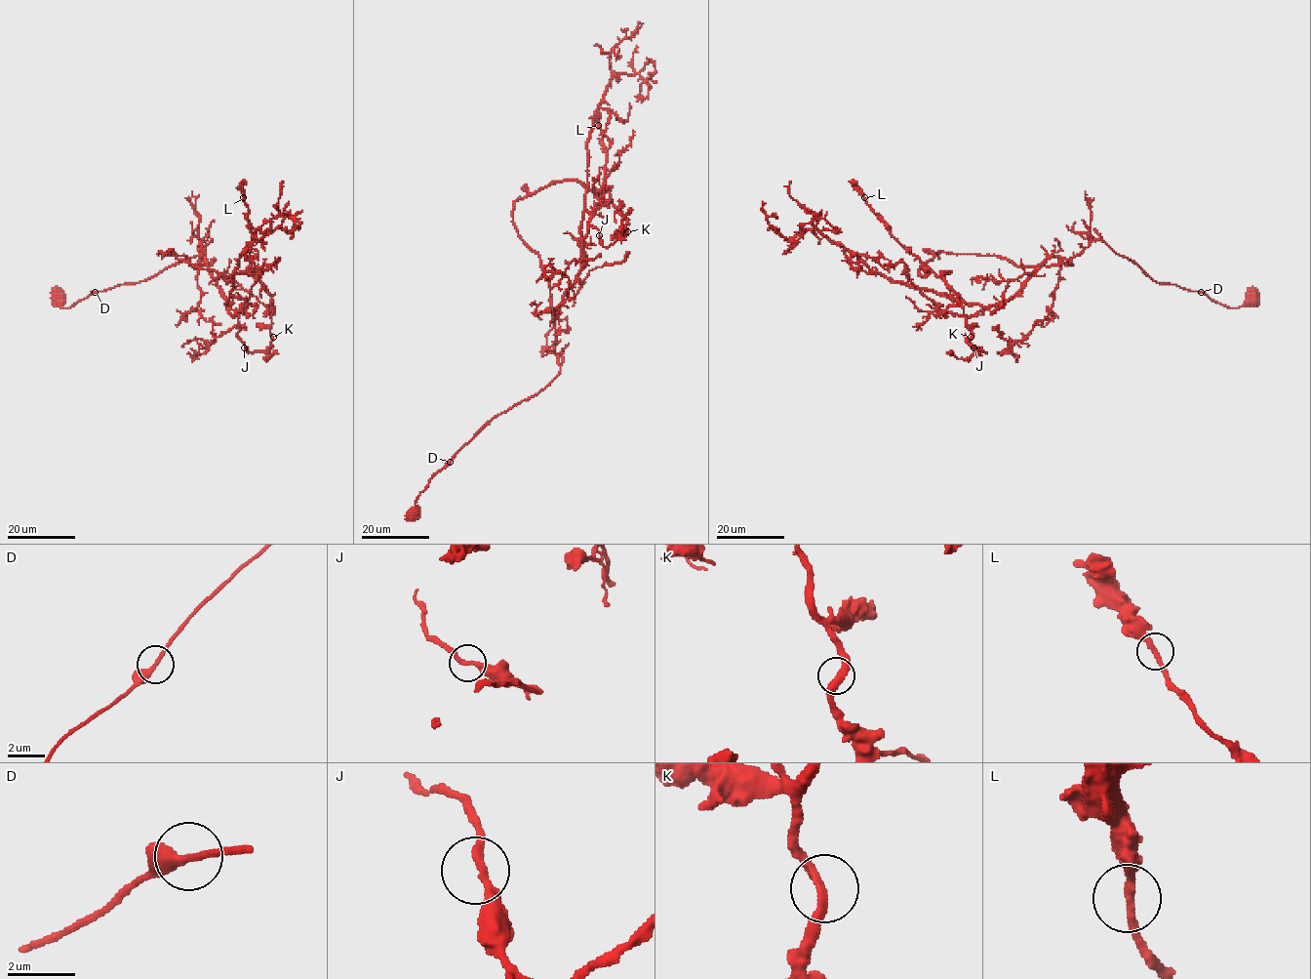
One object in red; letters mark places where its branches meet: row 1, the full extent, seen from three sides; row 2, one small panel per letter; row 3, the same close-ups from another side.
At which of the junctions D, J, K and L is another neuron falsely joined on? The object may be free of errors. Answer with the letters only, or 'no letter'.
no letter

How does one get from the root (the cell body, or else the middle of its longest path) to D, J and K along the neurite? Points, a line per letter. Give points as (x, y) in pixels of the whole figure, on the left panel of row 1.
D: (59, 301), (63, 308), (68, 308), (96, 292)
J: (59, 301), (149, 279), (204, 241), (196, 266), (158, 254), (255, 273), (272, 341), (244, 347)
K: (59, 301), (68, 308), (149, 279), (204, 241), (196, 266), (158, 254), (253, 271), (271, 297), (273, 337)

